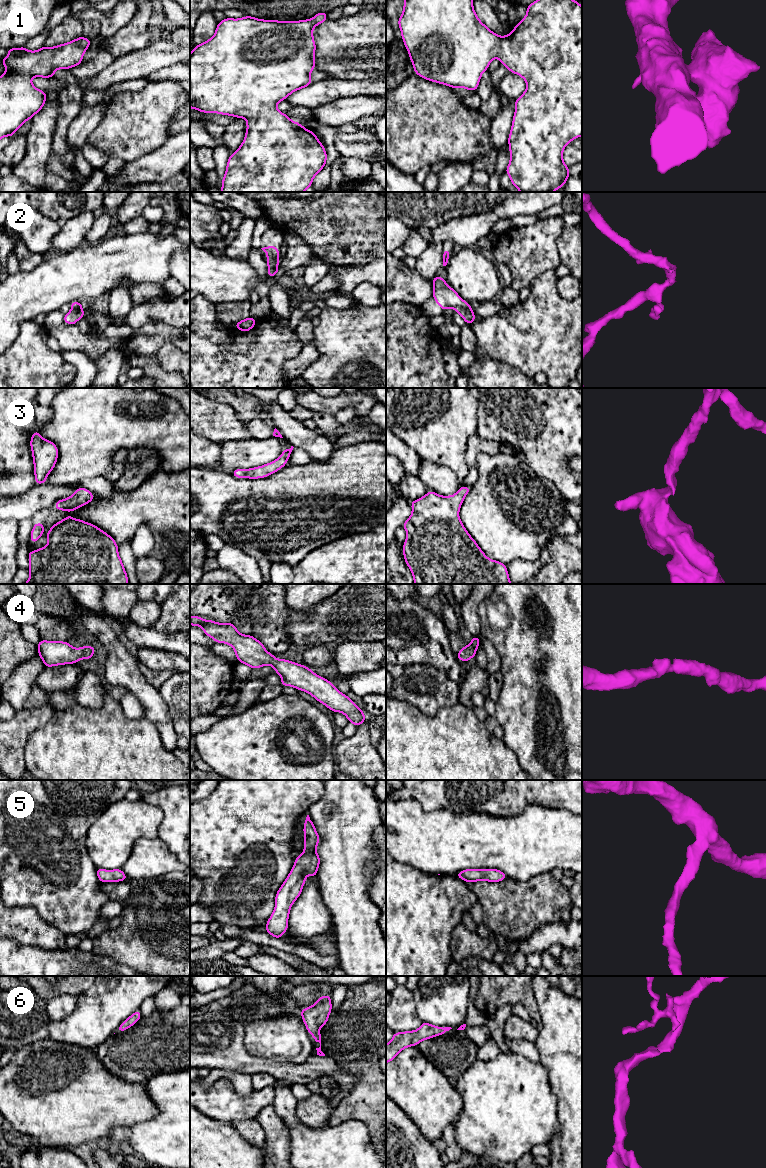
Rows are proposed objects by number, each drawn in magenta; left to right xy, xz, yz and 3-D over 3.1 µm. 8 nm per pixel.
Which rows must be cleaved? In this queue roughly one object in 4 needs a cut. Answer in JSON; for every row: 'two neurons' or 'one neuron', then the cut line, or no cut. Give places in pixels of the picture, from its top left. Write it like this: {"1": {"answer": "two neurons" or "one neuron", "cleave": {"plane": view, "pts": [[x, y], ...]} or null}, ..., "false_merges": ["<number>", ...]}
{"1": {"answer": "one neuron", "cleave": null}, "2": {"answer": "one neuron", "cleave": null}, "3": {"answer": "one neuron", "cleave": null}, "4": {"answer": "one neuron", "cleave": null}, "5": {"answer": "one neuron", "cleave": null}, "6": {"answer": "one neuron", "cleave": null}, "false_merges": []}

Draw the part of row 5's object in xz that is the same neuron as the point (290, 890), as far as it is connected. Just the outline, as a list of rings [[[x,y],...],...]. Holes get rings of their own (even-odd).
[[[309,815],[305,819],[303,832],[304,852],[295,858],[289,875],[277,891],[274,911],[266,923],[265,931],[278,939],[288,930],[290,908],[301,895],[306,876],[316,877],[320,865],[320,857],[316,852],[320,836]]]

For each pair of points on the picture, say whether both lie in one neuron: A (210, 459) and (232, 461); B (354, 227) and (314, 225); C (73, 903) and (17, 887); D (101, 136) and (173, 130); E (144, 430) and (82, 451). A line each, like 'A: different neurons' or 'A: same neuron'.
A: different neurons
B: same neuron
C: same neuron
D: different neurons
E: same neuron

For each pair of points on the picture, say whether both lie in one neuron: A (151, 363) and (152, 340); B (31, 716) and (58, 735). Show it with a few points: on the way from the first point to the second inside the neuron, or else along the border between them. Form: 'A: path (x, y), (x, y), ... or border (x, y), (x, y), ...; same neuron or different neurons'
A: path (151, 357), (151, 346); same neuron
B: border (55, 712), (45, 724), (29, 736), (27, 741); different neurons

